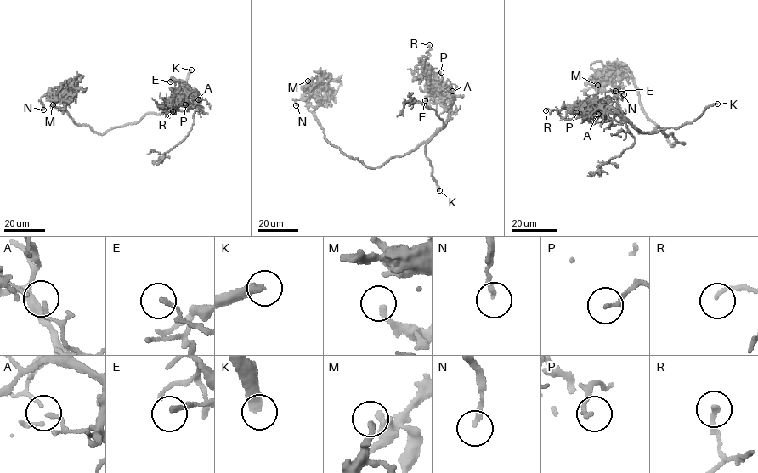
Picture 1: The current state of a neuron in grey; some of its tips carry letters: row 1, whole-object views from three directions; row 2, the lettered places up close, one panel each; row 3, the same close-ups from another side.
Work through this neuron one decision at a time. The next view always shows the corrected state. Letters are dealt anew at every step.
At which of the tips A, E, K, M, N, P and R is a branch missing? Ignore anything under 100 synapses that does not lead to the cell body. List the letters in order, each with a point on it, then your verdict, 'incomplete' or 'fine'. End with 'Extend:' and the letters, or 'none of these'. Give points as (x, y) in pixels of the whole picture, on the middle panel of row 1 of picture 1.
A: at (452, 91); fine
E: at (425, 100); fine
K: at (439, 190); incomplete
M: at (308, 81); fine
N: at (296, 105); fine
P: at (441, 72); fine
R: at (429, 45); fine
Extend: K

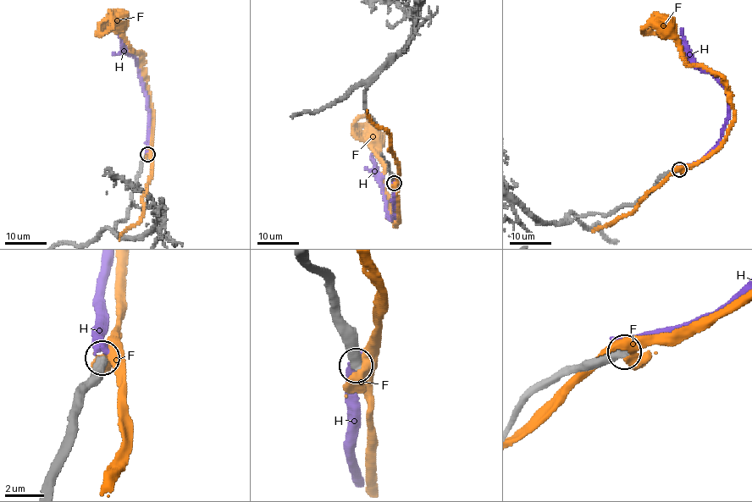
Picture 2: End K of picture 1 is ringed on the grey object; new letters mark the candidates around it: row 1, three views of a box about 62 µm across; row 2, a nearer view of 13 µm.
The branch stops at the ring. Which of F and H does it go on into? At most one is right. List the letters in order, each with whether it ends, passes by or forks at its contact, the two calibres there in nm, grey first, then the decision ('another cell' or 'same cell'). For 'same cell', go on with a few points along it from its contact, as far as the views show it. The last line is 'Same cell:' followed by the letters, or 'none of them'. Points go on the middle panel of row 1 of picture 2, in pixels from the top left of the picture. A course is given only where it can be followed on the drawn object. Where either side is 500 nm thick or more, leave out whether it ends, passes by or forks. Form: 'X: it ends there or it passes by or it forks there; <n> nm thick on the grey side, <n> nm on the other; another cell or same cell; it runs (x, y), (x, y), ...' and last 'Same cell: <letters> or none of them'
F: 480 nm thick on the grey side, 550 nm on the other; another cell
H: it passes by; 480 nm thick on the grey side, 320 nm on the other; another cell
Same cell: none of them

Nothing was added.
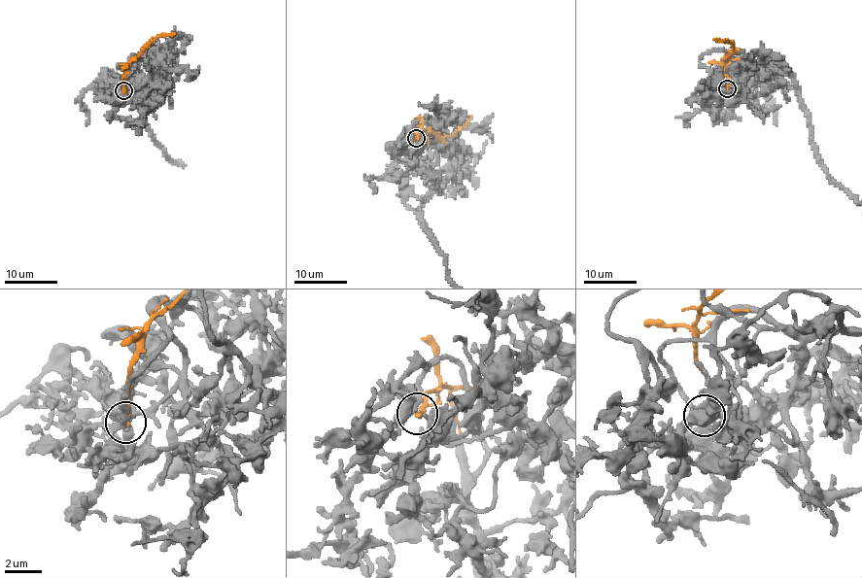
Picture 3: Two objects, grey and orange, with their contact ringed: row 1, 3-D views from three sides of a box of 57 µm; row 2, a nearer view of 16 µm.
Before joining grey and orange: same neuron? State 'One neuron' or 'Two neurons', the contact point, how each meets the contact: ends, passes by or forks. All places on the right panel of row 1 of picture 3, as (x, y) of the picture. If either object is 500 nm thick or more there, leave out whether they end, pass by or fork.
Two neurons. Place: (727, 88). At the ring grey forks. At the ring orange ends

